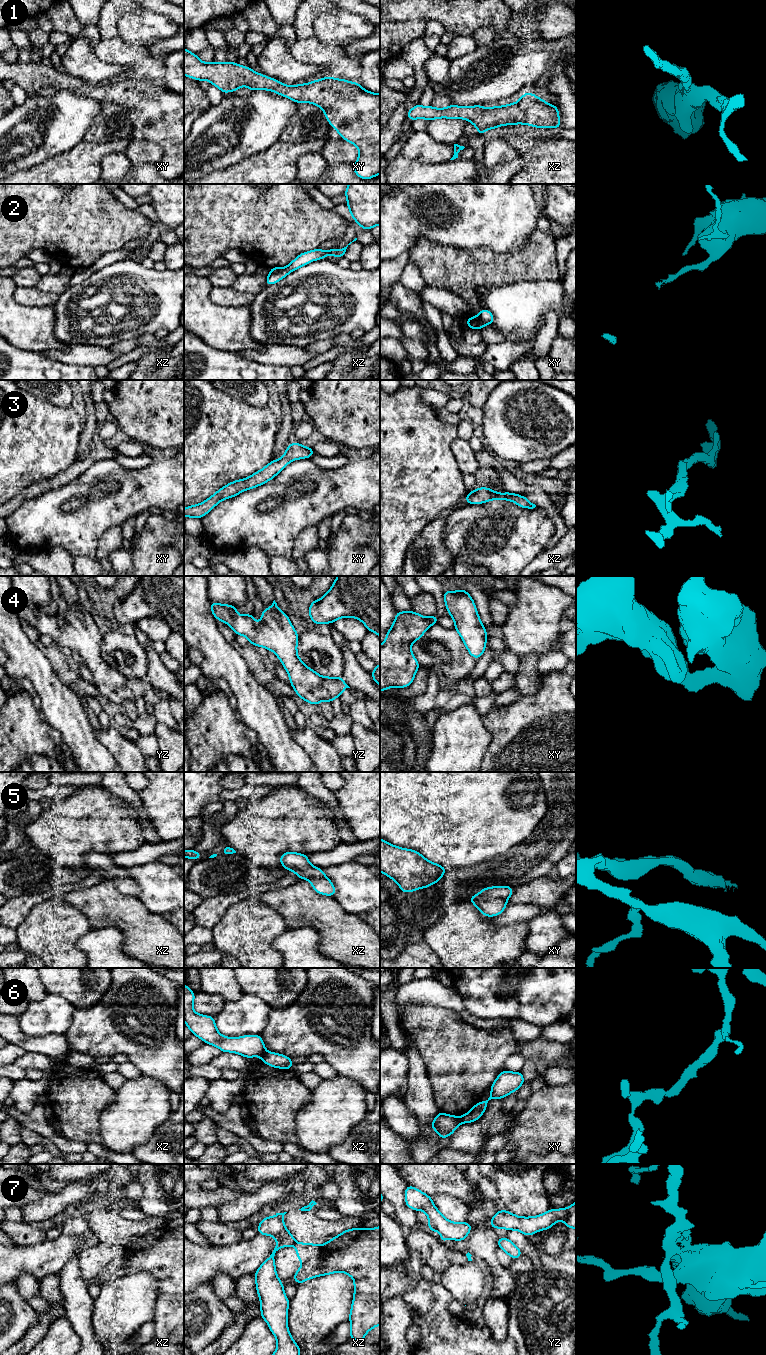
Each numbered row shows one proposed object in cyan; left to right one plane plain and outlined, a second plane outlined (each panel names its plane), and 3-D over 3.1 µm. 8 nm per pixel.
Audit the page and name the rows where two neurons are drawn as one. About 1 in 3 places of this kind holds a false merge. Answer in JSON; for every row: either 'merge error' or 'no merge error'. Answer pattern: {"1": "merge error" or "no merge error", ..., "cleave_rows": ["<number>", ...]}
{"1": "no merge error", "2": "merge error", "3": "no merge error", "4": "no merge error", "5": "no merge error", "6": "merge error", "7": "merge error", "cleave_rows": ["2", "6", "7"]}

